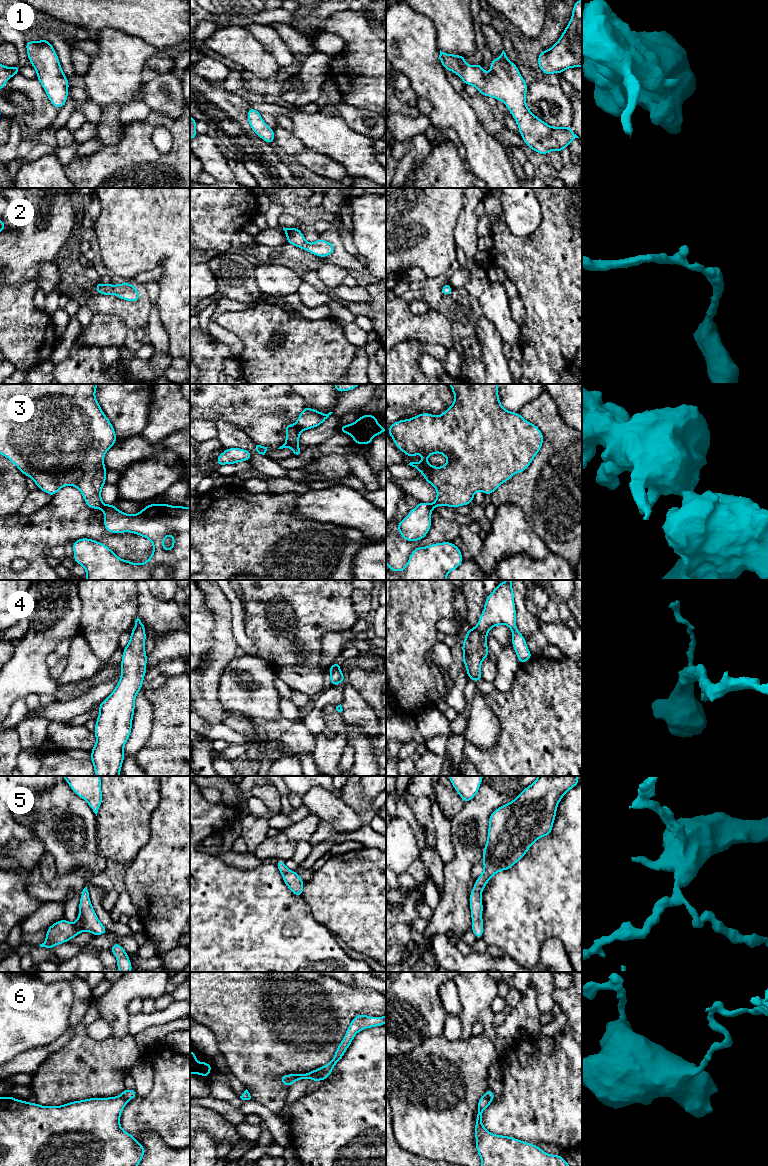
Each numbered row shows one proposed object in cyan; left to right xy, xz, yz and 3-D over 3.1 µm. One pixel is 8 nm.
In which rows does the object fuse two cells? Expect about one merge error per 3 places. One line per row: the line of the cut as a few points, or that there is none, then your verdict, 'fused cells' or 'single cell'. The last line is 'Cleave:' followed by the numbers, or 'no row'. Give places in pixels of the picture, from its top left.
1: cut none; single cell
2: cut none; single cell
3: cut xz (296, 424), (301, 430); fused cells
4: cut none; single cell
5: cut none; single cell
6: cut xz (329, 1064), (311, 1078); fused cells
Cleave: 3, 6

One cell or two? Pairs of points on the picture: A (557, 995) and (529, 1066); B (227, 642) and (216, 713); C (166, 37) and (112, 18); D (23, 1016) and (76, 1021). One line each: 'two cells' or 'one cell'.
A: two cells
B: one cell
C: one cell
D: two cells

